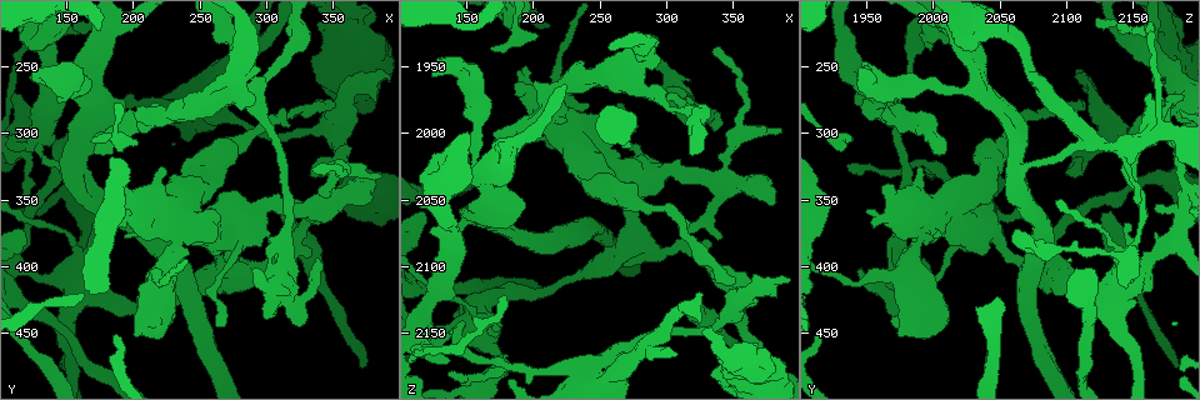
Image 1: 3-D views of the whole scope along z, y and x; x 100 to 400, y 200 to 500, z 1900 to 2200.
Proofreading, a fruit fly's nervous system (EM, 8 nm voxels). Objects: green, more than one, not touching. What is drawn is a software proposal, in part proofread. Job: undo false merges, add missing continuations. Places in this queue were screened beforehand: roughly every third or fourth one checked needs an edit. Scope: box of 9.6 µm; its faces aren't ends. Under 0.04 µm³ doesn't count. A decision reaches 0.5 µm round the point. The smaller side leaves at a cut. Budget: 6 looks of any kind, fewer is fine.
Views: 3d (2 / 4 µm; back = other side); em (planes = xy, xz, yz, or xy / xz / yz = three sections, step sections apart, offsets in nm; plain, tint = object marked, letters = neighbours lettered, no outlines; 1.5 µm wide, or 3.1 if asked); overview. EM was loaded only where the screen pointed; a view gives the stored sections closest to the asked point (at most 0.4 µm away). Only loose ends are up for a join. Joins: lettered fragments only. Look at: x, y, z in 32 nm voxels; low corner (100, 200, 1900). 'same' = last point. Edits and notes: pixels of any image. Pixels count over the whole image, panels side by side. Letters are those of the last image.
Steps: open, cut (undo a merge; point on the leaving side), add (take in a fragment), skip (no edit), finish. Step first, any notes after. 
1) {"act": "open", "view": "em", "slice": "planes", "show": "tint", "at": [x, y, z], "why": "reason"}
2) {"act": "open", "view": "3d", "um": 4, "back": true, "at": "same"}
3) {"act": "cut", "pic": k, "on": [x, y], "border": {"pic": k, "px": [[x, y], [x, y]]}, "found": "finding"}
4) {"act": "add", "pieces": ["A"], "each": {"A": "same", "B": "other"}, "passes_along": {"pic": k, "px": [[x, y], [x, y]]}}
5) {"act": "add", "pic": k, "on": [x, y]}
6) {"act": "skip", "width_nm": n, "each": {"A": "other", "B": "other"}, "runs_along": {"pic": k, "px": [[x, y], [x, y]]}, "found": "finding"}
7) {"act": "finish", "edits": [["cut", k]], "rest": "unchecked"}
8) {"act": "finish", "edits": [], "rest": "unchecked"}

{"act": "open", "view": "em", "slice": "planes", "show": "tint", "at": [284, 234, 2158], "why": "arms part here"}

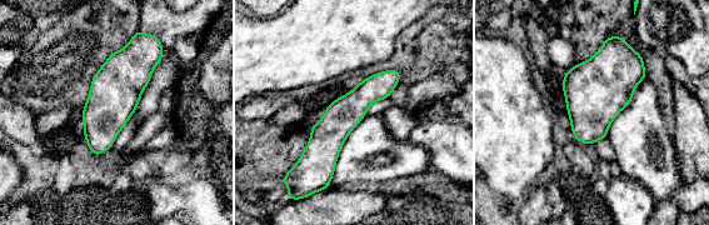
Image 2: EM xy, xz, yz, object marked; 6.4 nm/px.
{"act": "open", "view": "em", "slice": "planes", "show": "letters", "at": "same", "why": "what lies round it"}

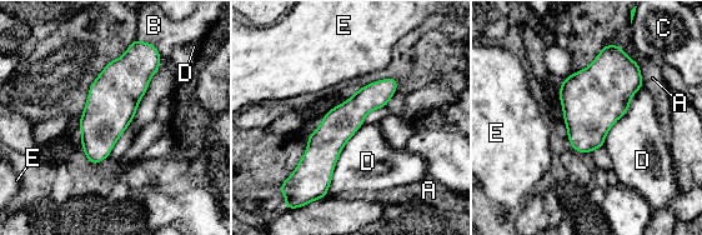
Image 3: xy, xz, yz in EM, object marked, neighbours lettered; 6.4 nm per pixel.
{"act": "skip", "each": {"A": "other", "B": "other", "C": "other", "D": "other", "E": "other"}, "border": {"pic": 3, "px": [[364, 124], [345, 144], [326, 194]]}, "found": "continuous, no second neuron"}

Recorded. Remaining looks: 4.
{"act": "open", "view": "3d", "um": 2, "at": [224, 330, 1990], "why": "thick end"}

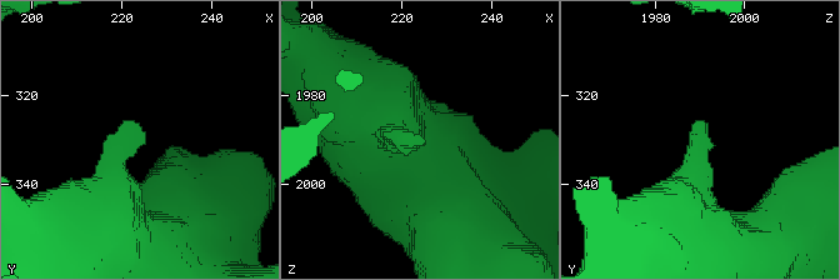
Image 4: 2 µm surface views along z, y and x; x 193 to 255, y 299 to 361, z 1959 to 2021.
{"act": "open", "view": "em", "slice": "planes", "show": "plain", "at": [225, 330, 1991], "why": "need the tissue"}

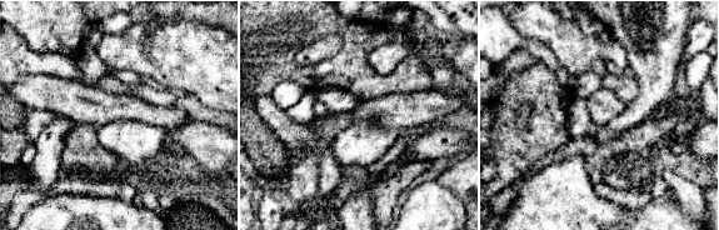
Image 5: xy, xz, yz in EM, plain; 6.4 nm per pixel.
{"act": "open", "view": "em", "slice": "planes", "show": "letters", "at": "same", "why": "see the neighbours"}

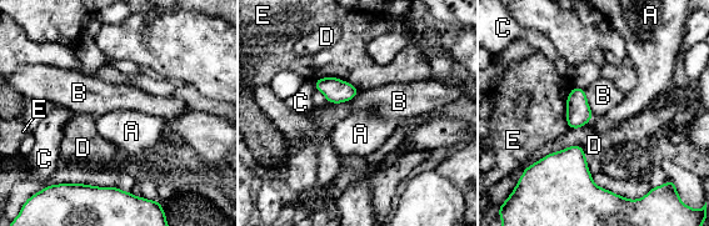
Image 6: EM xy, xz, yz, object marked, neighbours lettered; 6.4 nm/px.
{"act": "skip", "each": {"A": "other", "B": "other", "C": "other", "D": "other", "E": "other"}, "border": {"pic": 6, "px": [[359, 91], [345, 101], [326, 103]]}, "found": "none of them fits"}

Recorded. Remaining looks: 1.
{"act": "open", "view": "em", "slice": "planes", "show": "letters", "at": [194, 360, 1948], "why": "thick end"}

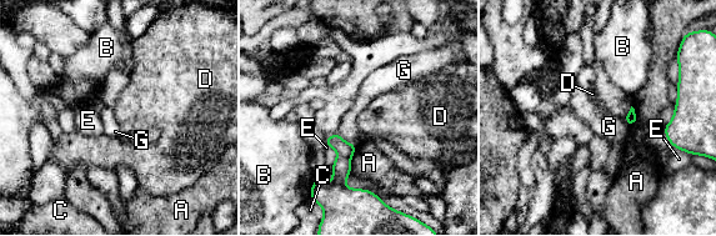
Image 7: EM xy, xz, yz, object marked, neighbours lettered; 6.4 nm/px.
{"act": "skip", "each": {"A": "other", "B": "other", "C": "other", "D": "other", "E": "other", "G": "other"}, "found": "none of them fits"}

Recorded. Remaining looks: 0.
{"act": "finish", "edits": [], "rest": "unchecked"}

